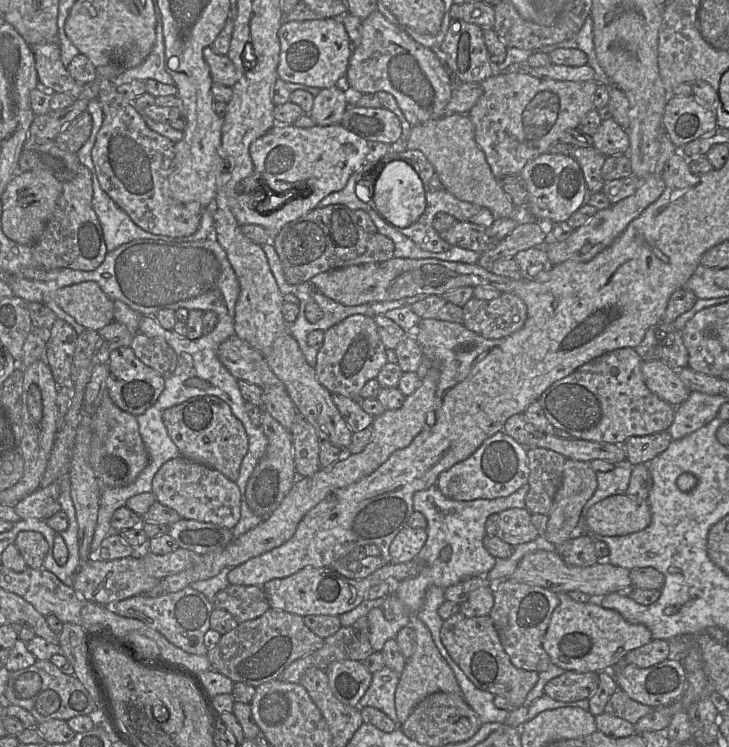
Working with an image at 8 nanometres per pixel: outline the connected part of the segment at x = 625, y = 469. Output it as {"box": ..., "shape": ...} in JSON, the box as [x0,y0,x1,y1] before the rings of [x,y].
{"box":[577,463,632,533],"shape":[[[627,463],[615,464],[613,469],[607,472],[596,472],[597,488],[592,497],[584,505],[581,513],[581,528],[577,533],[583,531],[583,518],[589,508],[598,501],[618,494],[625,494],[629,485],[632,466]]]}

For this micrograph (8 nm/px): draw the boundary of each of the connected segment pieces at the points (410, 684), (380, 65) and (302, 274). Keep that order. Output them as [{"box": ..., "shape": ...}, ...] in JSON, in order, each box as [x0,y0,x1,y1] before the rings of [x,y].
[{"box":[395,614,462,724],"shape":[[[417,614],[411,615],[408,626],[411,626],[415,632],[416,648],[413,655],[406,659],[405,667],[400,674],[395,691],[395,708],[400,724],[407,720],[417,704],[435,692],[462,694],[451,667],[440,654],[429,629]]]},{"box":[346,10,454,127],"shape":[[[378,10],[362,20],[361,43],[350,57],[346,78],[350,87],[363,94],[384,91],[393,95],[413,127],[446,115],[454,86],[438,51],[413,40]]]},{"box":[271,204,395,285],"shape":[[[333,204],[317,207],[286,224],[271,242],[282,263],[285,279],[291,285],[309,282],[316,275],[353,265],[379,263],[394,258],[395,244],[389,237],[364,231],[350,208]]]}]

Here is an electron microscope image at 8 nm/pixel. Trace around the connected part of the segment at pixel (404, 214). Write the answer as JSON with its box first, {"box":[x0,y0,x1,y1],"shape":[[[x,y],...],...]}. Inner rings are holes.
{"box":[373,160,426,227],"shape":[[[402,160],[389,163],[375,183],[373,203],[385,222],[394,227],[408,227],[417,222],[426,209],[426,192],[414,168]]]}

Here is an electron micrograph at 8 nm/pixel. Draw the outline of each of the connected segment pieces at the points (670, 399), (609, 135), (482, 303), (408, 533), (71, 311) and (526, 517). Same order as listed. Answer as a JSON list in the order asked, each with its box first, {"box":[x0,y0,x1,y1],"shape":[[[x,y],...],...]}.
[{"box":[641,360,691,407],"shape":[[[661,360],[643,361],[641,371],[649,390],[672,406],[677,407],[689,398],[691,392],[681,381],[677,370]]]},{"box":[591,118,628,157],"shape":[[[613,118],[602,121],[598,130],[591,136],[593,147],[606,157],[627,155],[628,153],[627,132]]]},{"box":[462,292,527,339],"shape":[[[502,292],[492,300],[481,300],[473,296],[462,308],[462,324],[486,339],[500,339],[514,333],[527,318],[524,301],[507,292]]]},{"box":[390,527,426,564],"shape":[[[404,527],[390,544],[391,563],[400,564],[416,559],[426,540],[425,529]]]},{"box":[54,282,114,330],"shape":[[[81,282],[58,289],[54,301],[77,323],[99,330],[114,321],[114,304],[95,282]]]},{"box":[496,508,540,547],"shape":[[[511,508],[498,515],[496,536],[513,547],[532,541],[540,535],[531,522],[532,514],[526,508]]]}]

